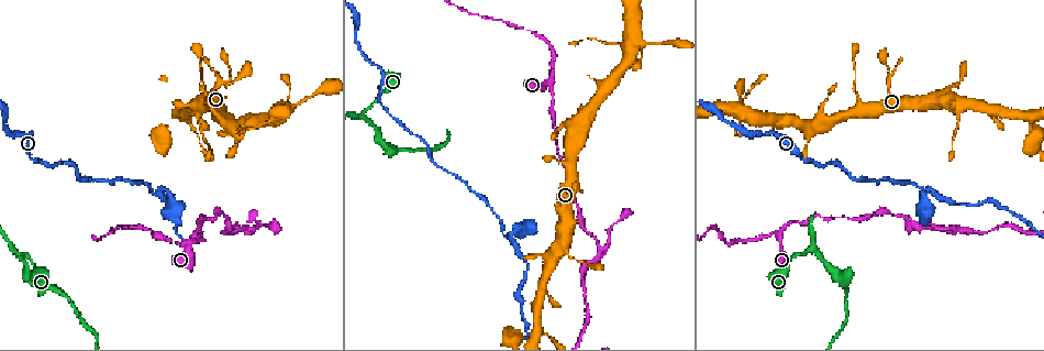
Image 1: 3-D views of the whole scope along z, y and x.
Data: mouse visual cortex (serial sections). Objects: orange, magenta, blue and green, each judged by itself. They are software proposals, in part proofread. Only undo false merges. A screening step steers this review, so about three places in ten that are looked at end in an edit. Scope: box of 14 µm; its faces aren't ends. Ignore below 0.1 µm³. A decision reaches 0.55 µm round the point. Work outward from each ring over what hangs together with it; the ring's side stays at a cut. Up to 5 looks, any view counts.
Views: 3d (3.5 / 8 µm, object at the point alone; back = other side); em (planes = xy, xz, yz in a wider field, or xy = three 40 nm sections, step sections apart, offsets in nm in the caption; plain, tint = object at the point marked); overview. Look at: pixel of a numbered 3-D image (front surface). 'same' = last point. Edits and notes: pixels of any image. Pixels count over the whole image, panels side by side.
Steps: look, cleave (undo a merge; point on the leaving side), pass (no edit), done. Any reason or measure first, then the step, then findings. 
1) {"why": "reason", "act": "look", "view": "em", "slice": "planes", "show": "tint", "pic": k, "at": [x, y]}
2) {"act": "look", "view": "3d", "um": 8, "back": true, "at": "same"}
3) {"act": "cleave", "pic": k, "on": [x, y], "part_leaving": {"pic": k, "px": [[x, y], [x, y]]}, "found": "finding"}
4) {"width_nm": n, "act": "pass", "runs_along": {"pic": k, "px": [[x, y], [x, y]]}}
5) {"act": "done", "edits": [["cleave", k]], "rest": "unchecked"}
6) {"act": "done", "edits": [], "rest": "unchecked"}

{"why": "sharp bend", "act": "look", "view": "3d", "um": 3.5, "pic": 1, "at": [155, 195]}

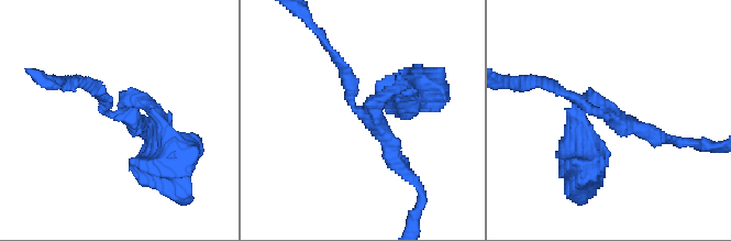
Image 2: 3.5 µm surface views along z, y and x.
{"arms": 3, "act": "pass", "runs_along": {"pic": 2, "px": [[89, 83], [113, 117], [136, 96], [157, 120]]}, "found": "one cell here"}

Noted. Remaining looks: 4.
{"why": "three arms meet", "act": "look", "view": "3d", "um": 3.5, "pic": 1, "at": [811, 247]}

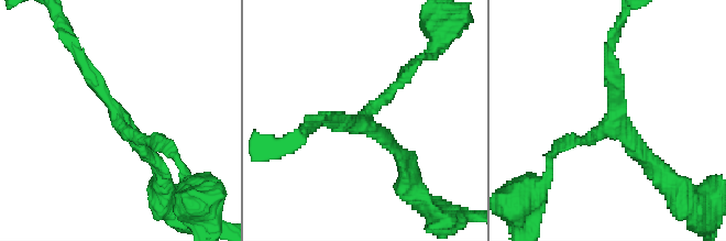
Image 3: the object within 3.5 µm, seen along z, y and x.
{"arms": 3, "arm_widths_nm": [150, 200, 200], "why": "now the EM", "act": "look", "view": "em", "slice": "xy", "step": 3, "show": "tint", "pic": 3, "at": [609, 125]}

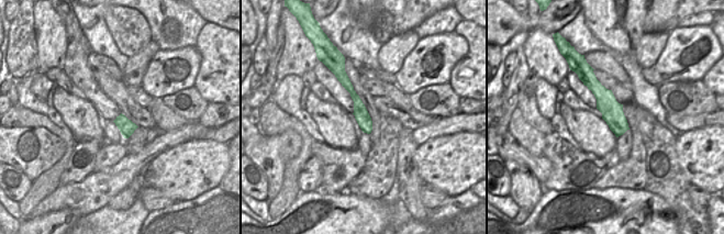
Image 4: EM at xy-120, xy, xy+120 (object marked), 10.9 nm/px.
{"act": "pass", "found": "one cell here"}

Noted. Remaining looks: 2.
{"act": "done", "edits": [], "rest": "unchecked"}

